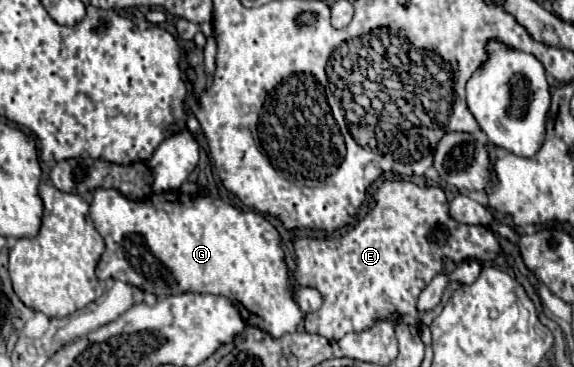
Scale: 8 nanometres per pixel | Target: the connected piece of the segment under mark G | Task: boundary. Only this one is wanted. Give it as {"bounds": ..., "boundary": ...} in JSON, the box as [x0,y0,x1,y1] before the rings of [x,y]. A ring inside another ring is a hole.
{"bounds":[89,188,303,340],"boundary":[[[103,188],[95,190],[89,216],[107,246],[97,265],[97,278],[113,278],[133,284],[157,298],[185,292],[225,296],[233,302],[233,306],[237,306],[241,318],[249,326],[265,330],[275,340],[297,330],[303,312],[295,302],[295,290],[289,282],[289,268],[279,246],[279,232],[265,216],[251,210],[243,214],[221,198],[163,192],[151,194],[145,200],[127,200],[121,192]]]}

